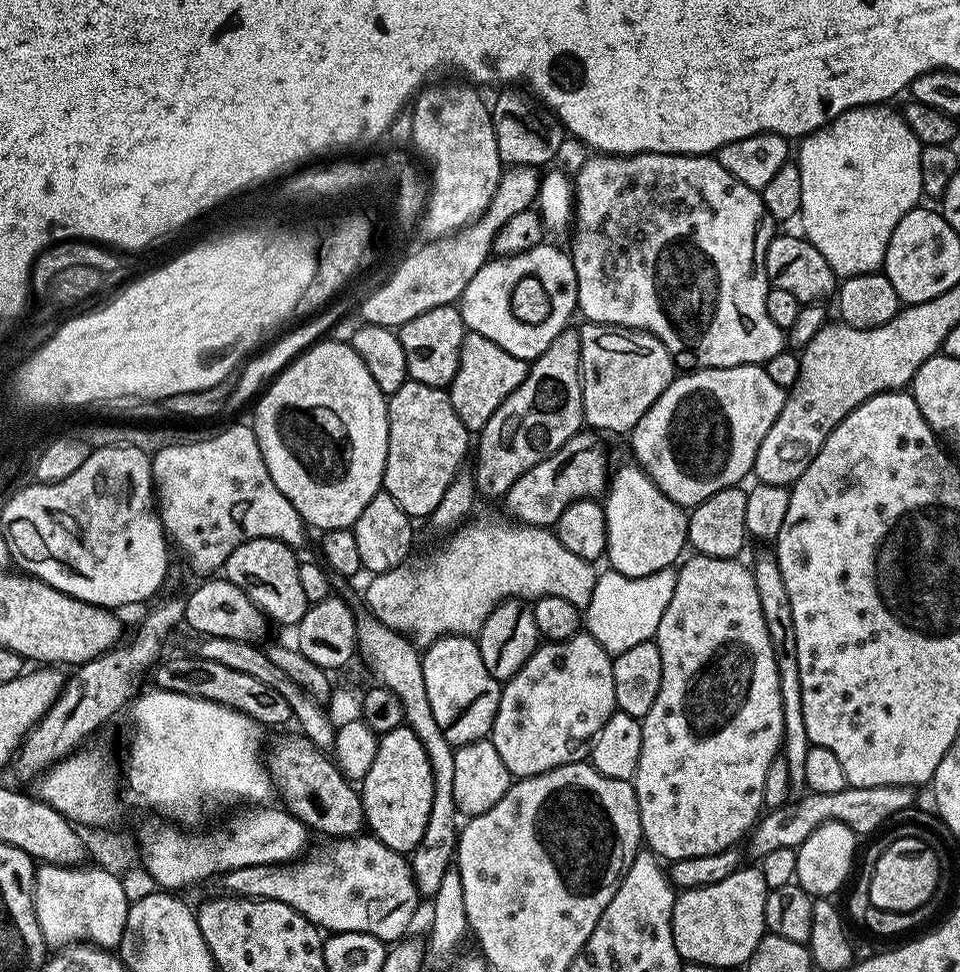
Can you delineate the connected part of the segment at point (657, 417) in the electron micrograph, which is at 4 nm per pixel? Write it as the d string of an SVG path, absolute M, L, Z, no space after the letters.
M739 364L729 368L688 370L685 376L677 375L672 379L670 386L666 386L664 393L654 402L654 406L650 406L650 410L646 410L646 414L632 429L630 439L632 439L632 452L636 455L633 456L635 463L639 464L641 470L650 477L654 486L658 486L658 490L662 490L662 494L666 494L666 498L670 498L685 510L691 510L697 504L706 502L706 498L710 498L710 494L718 494L718 490L737 487L741 483L740 479L752 472L754 458L758 454L758 446L762 446L762 438L766 438L766 430L770 430L770 426L774 426L774 418L778 418L785 399L785 389L780 388L778 382L772 381L770 374L766 374L766 370L759 364Z

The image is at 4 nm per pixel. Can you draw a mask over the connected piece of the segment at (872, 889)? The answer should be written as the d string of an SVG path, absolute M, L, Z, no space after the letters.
M918 837L901 838L878 858L866 893L866 900L873 908L910 912L936 895L940 884L940 857L938 852Z

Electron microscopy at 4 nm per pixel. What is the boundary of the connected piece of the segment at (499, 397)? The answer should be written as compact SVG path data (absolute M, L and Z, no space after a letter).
M465 331L458 370L447 393L458 418L462 418L469 433L479 433L486 422L490 422L490 414L494 414L494 410L498 410L498 406L502 406L502 402L506 402L506 398L518 390L518 386L522 386L528 365L529 361L514 358L514 354L502 350L502 346L490 342L490 338L482 338L482 334L477 332Z

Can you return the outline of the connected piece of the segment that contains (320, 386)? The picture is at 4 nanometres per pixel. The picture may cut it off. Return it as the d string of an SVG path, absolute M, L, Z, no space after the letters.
M321 339L288 364L263 389L262 395L254 404L256 413L253 414L252 420L250 419L250 427L256 436L258 450L266 462L266 470L270 474L274 486L278 486L278 490L282 490L282 494L294 506L294 510L298 510L298 514L304 519L305 525L312 527L313 524L314 527L320 528L319 530L351 528L356 523L358 514L362 514L362 510L366 510L366 502L370 502L370 498L374 498L382 491L384 471L386 470L386 450L388 449L388 402L386 393L378 386L378 382L374 382L374 378L370 378L370 370L366 370L362 358L358 358L358 354L353 350L351 343L339 344L338 341L330 339Z

